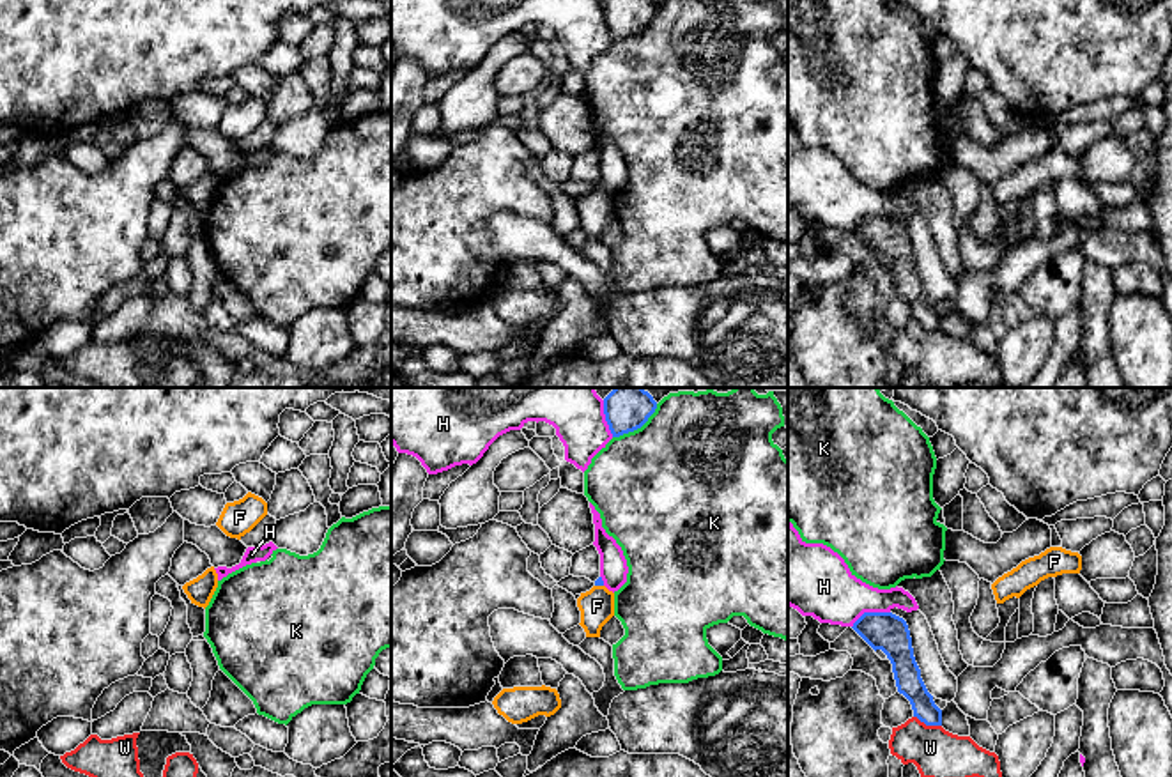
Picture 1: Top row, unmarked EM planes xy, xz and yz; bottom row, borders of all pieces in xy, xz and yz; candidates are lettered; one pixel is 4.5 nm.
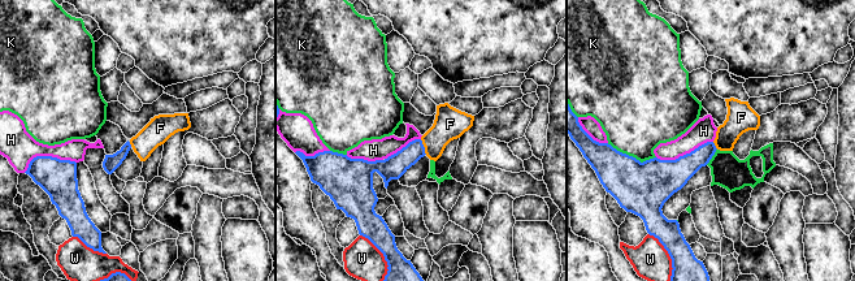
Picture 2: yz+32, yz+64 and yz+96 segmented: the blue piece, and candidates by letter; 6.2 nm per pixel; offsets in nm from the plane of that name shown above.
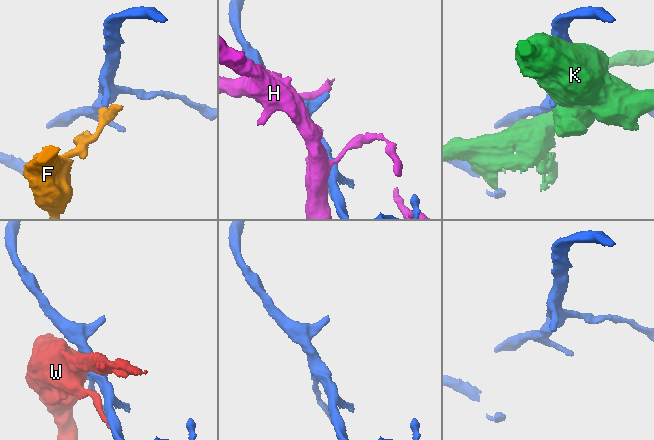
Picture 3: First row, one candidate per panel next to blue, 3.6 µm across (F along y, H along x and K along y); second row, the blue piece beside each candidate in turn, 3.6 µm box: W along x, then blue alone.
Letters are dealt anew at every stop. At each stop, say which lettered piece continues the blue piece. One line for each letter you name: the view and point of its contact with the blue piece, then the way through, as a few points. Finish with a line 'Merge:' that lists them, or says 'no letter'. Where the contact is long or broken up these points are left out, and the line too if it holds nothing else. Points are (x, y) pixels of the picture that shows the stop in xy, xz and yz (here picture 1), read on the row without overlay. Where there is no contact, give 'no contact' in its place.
Merge: no letter

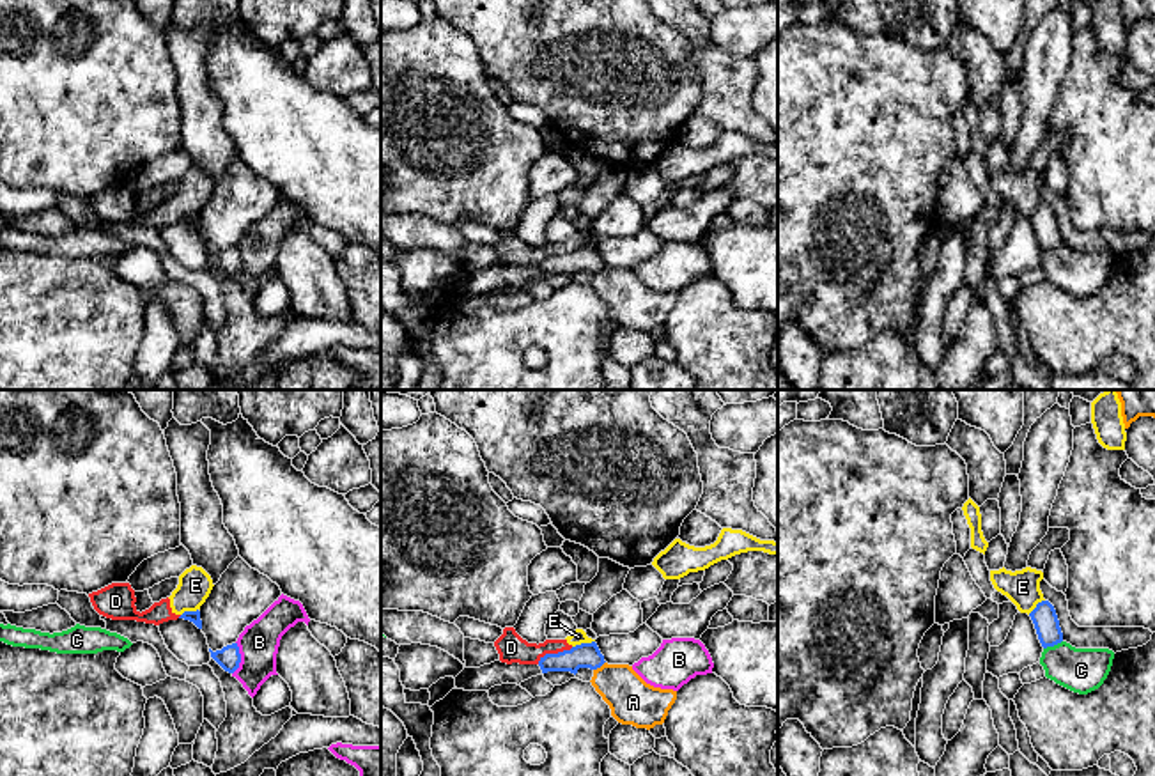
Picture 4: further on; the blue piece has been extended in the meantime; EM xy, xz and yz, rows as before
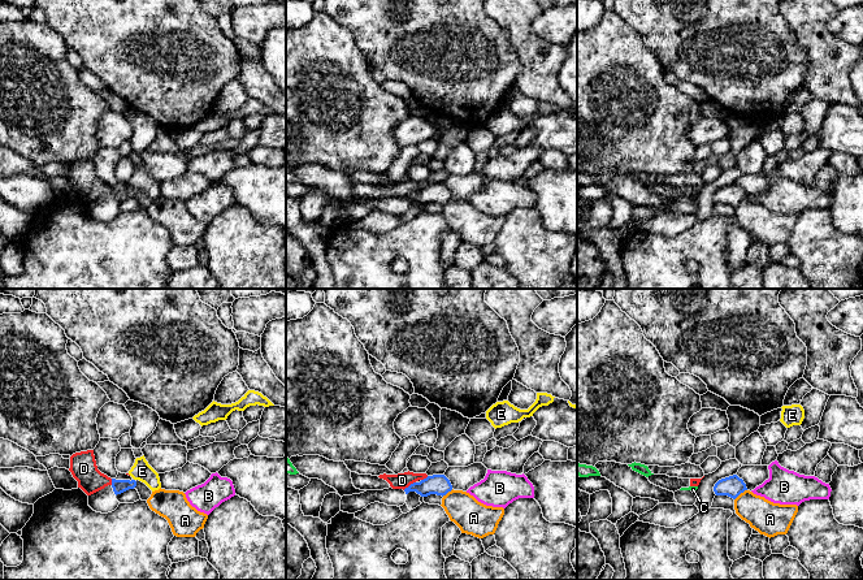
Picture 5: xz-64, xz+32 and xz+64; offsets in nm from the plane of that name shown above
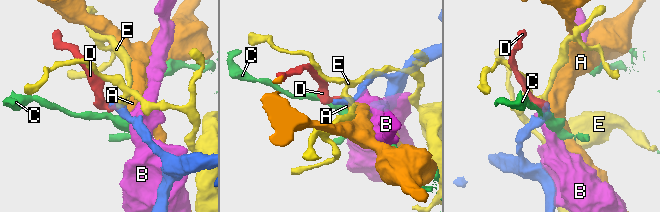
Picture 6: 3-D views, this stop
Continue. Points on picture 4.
D: xz (555, 257) | across xz (587, 257), (555, 257), (527, 257), (511, 250)
Merge: D

